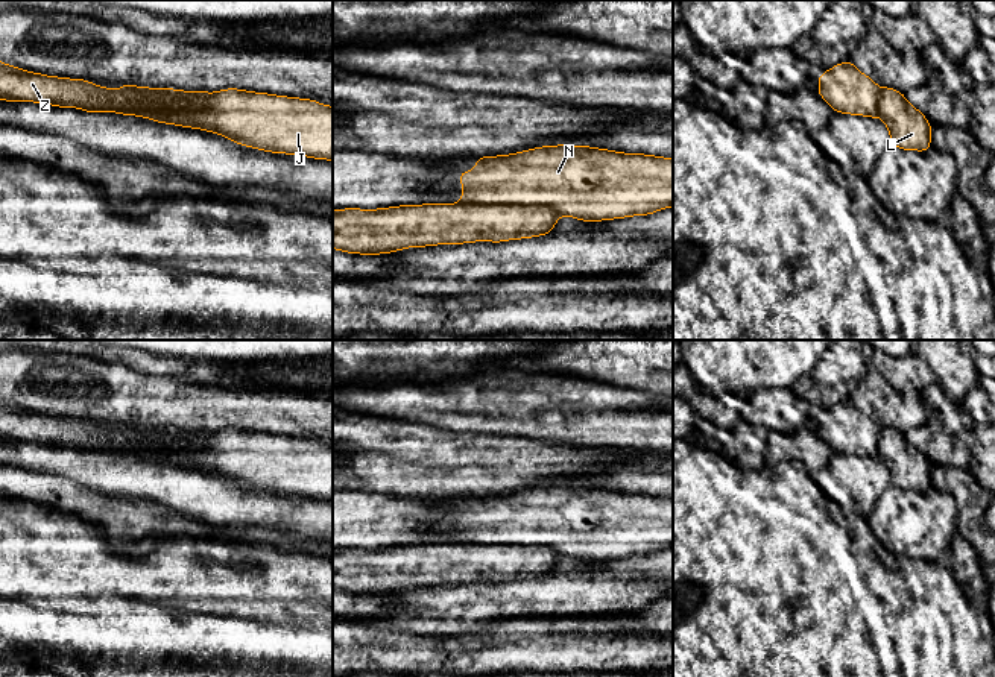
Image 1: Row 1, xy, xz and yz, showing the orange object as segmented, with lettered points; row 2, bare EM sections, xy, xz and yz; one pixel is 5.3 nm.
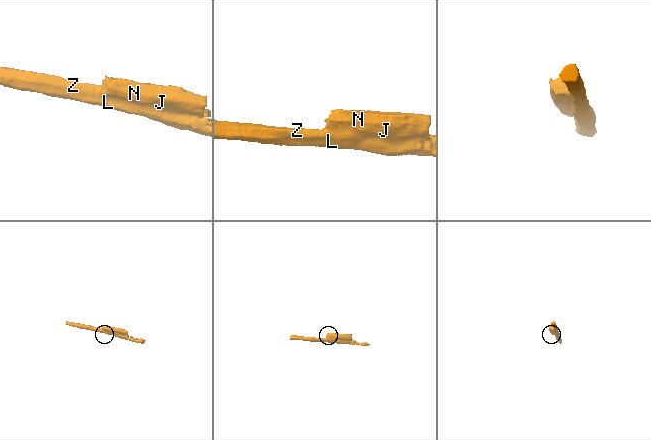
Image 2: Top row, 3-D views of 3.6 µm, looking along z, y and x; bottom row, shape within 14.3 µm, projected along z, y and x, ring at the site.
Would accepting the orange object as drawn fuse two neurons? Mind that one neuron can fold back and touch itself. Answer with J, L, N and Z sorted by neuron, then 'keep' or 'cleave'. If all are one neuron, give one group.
J N / L Z; cleave

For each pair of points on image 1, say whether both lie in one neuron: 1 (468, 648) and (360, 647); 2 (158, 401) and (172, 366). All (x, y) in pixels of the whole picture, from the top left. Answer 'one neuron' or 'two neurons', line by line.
1: one neuron
2: two neurons

